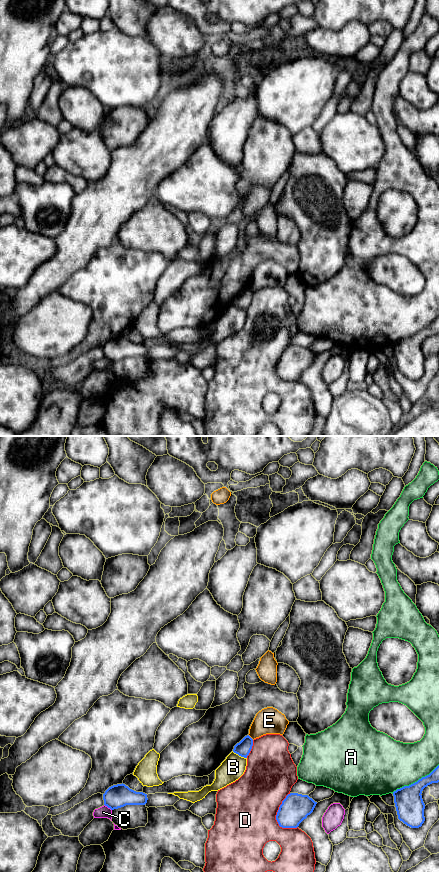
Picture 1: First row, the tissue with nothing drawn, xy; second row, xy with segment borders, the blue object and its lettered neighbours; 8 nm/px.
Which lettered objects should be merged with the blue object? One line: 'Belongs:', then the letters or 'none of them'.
Belongs: none of them

